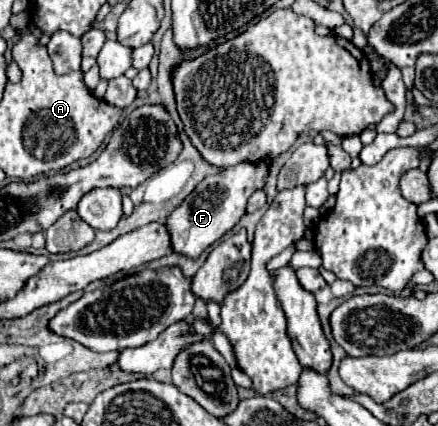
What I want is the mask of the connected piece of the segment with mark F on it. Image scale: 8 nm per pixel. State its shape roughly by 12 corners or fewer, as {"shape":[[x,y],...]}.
{"shape":[[269,163],[205,177],[165,221],[197,259],[245,215]]}

